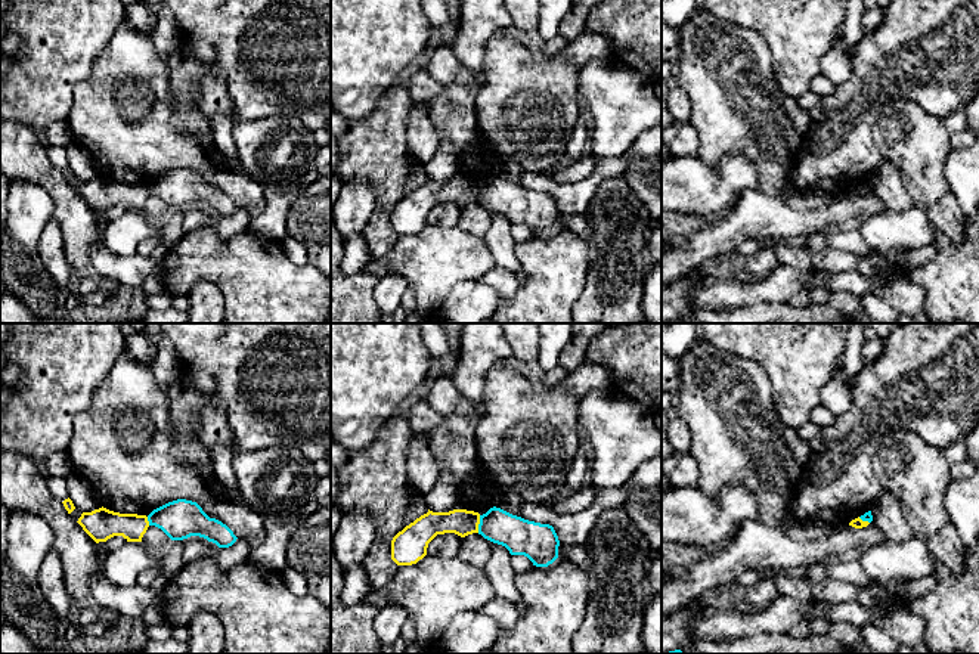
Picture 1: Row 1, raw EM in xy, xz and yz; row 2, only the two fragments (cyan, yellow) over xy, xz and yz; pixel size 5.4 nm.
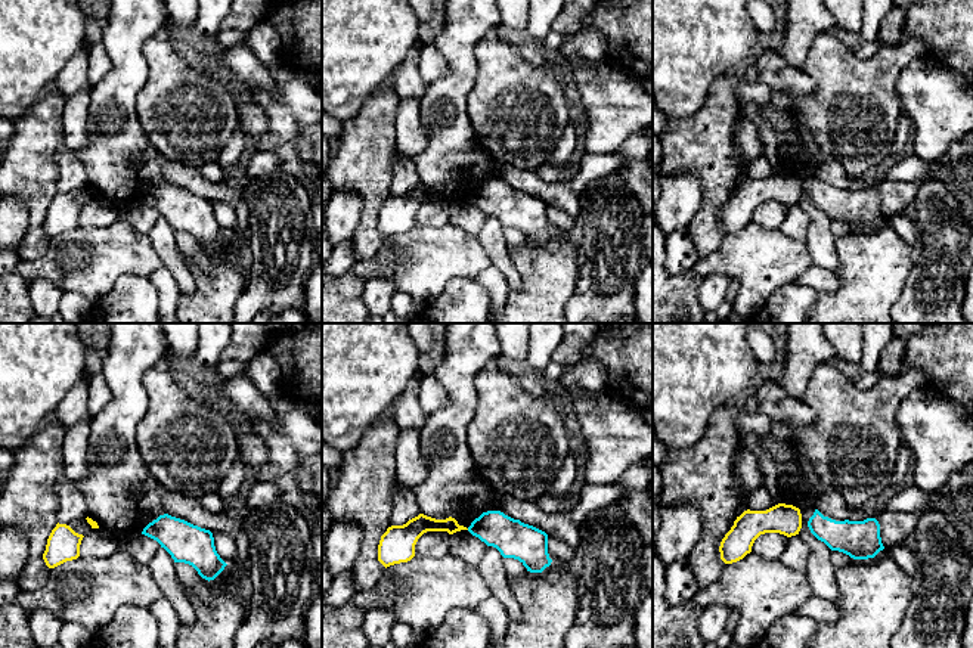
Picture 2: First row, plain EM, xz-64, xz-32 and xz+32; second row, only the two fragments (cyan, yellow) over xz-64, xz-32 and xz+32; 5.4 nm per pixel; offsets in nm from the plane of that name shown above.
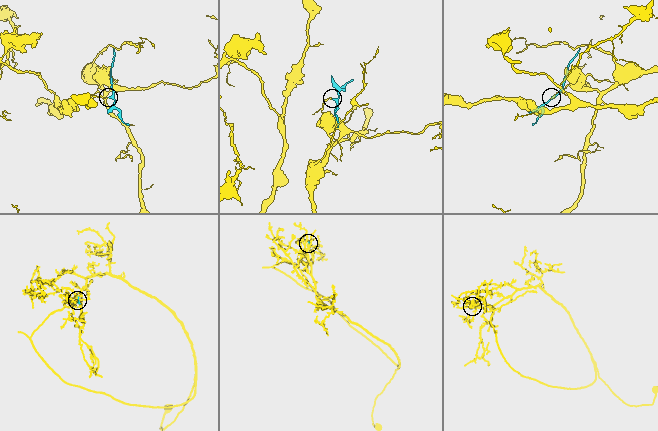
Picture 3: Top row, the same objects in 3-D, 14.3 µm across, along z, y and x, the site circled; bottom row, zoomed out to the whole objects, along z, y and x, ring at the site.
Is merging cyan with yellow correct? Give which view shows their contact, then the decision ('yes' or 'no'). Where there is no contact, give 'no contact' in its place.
meets cyan in xz; no

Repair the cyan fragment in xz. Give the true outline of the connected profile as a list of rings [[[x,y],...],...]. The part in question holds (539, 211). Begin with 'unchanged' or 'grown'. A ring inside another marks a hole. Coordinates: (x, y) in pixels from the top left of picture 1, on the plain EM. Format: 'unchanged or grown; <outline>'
unchanged; [[[490,177],[480,185],[478,204],[505,216],[511,224],[524,224],[536,236],[548,236],[558,227],[560,210],[552,195]]]

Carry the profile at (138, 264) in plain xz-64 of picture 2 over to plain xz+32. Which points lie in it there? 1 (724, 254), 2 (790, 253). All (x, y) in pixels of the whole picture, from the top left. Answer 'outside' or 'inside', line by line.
1: inside
2: inside

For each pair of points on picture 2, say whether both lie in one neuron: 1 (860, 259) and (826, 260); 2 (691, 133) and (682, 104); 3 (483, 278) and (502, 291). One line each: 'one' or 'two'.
1: two
2: two
3: one

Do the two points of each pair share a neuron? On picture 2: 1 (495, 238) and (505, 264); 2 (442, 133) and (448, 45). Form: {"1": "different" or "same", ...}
{"1": "same", "2": "same"}

